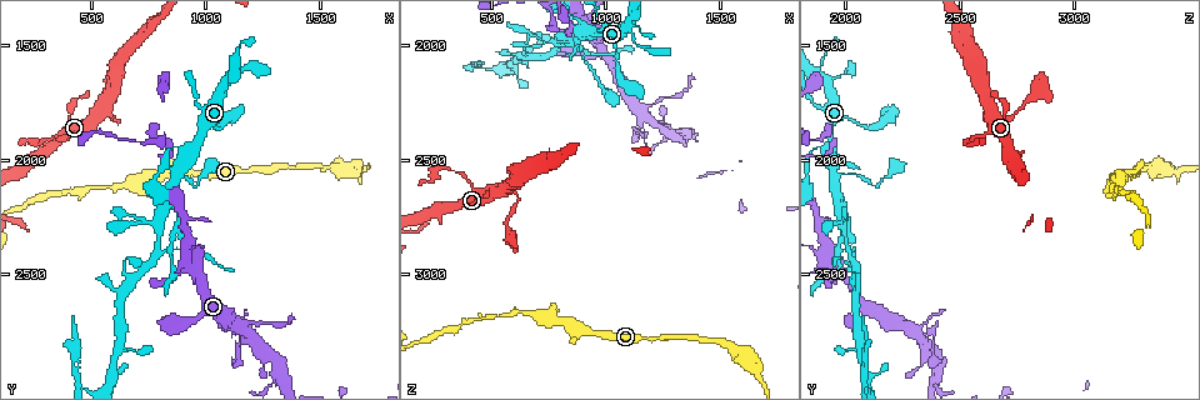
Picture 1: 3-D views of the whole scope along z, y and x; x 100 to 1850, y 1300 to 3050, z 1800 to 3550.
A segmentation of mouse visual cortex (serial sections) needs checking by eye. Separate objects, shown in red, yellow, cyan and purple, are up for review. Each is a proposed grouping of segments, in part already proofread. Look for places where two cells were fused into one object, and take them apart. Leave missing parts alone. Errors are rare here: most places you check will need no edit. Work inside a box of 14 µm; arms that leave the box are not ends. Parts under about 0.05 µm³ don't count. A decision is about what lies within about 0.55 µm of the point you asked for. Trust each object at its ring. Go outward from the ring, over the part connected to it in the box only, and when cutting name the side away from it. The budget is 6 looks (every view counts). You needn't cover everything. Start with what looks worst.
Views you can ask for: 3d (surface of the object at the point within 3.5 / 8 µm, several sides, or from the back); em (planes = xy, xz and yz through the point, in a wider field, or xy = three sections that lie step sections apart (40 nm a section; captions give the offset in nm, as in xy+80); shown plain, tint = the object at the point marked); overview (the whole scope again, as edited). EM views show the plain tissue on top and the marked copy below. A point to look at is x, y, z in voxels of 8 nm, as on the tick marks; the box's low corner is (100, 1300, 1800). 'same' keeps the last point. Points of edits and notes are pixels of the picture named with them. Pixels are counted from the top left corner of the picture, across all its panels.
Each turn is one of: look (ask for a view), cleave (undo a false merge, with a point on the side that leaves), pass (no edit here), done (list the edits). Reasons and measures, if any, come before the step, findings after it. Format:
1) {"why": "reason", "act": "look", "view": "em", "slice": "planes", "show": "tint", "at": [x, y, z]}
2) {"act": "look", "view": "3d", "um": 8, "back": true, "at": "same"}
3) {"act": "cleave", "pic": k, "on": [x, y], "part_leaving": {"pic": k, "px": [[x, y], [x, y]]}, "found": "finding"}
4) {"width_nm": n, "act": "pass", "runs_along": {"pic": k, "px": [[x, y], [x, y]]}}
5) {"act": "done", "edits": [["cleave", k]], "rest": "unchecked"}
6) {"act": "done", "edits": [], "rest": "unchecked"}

{"why": "arms run side by side", "act": "look", "view": "3d", "um": 8, "back": true, "at": [920, 2470, 1960]}

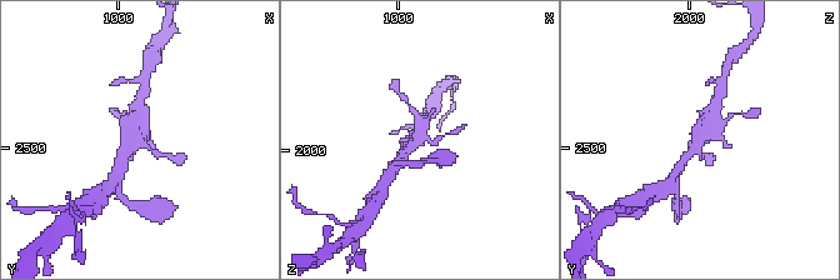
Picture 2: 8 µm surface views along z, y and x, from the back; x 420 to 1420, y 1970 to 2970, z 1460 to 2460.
{"why": "shape alone is not enough", "act": "look", "view": "em", "slice": "planes", "show": "tint", "at": [930, 2480, 1960]}

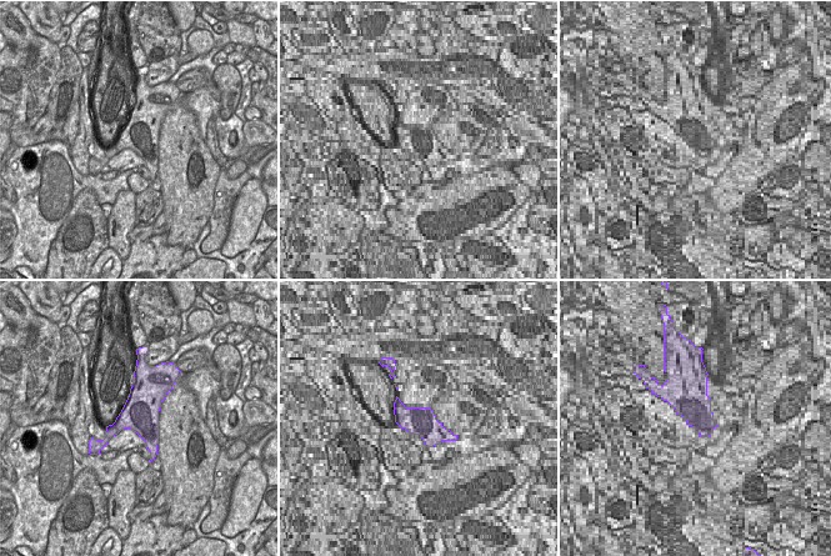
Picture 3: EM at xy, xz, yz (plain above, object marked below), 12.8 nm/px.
{"width_nm": 480, "act": "pass", "runs_along": {"pic": 2, "px": [[680, 165], [713, 129], [714, 109]]}, "found": "continuous, no second cell"}

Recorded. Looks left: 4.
{"why": "thick turns thin", "act": "look", "view": "3d", "um": 8, "at": [870, 2060, 3230]}

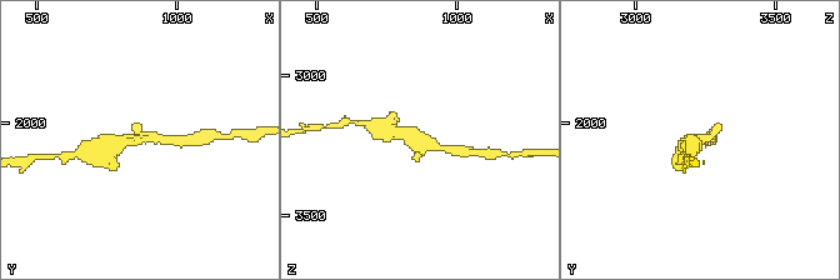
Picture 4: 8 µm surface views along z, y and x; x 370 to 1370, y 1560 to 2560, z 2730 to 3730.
{"why": "zoom in", "act": "look", "view": "3d", "um": 3.5, "at": [880, 2070, 3230]}

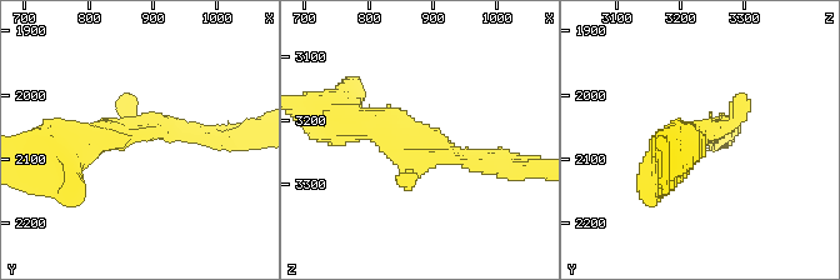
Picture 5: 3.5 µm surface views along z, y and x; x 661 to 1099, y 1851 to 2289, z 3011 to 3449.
{"why": "shape alone is not enough", "act": "look", "view": "em", "slice": "planes", "show": "tint", "at": [870, 2060, 3225]}

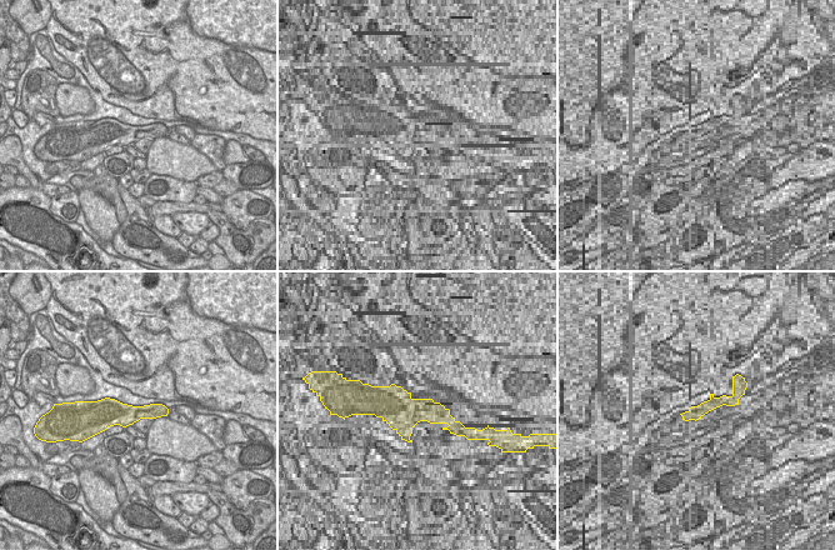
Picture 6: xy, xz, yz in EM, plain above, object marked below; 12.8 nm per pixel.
{"act": "pass", "runs_along": {"pic": 5, "px": [[490, 170], [429, 138], [336, 119]]}, "found": "one cell here"}

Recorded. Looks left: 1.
{"why": "sudden change in width", "act": "look", "view": "3d", "um": 3.5, "at": [640, 2120, 3180]}

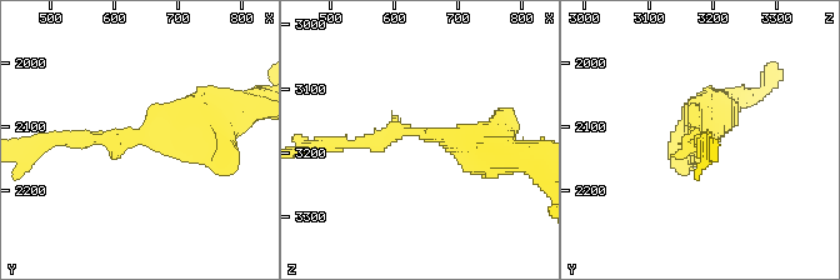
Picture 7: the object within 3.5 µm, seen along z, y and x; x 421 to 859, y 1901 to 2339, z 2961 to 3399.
{"arm_widths_nm": [150, 500], "act": "pass", "runs_along": {"pic": 7, "px": [[214, 116], [173, 135], [53, 139]]}, "found": "continuous, no second cell"}

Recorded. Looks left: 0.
{"act": "done", "edits": [], "rest": "unchecked"}

